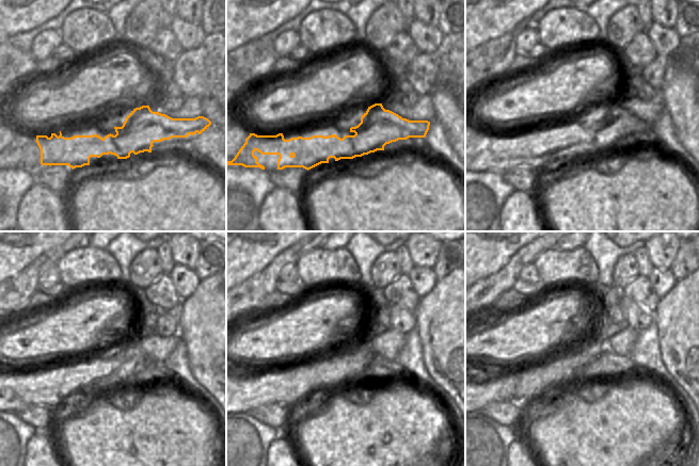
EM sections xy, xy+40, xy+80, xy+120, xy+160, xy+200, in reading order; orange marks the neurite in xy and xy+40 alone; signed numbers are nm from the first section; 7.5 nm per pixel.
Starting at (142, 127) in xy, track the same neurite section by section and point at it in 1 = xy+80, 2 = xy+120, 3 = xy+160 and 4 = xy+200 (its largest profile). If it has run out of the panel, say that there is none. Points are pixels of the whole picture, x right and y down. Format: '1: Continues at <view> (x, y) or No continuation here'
1: Continues at xy+80 (618, 124)
2: Continues at xy+120 (9, 390)
3: Continues at xy+160 (248, 392)
4: Continues at xy+200 (499, 388)

